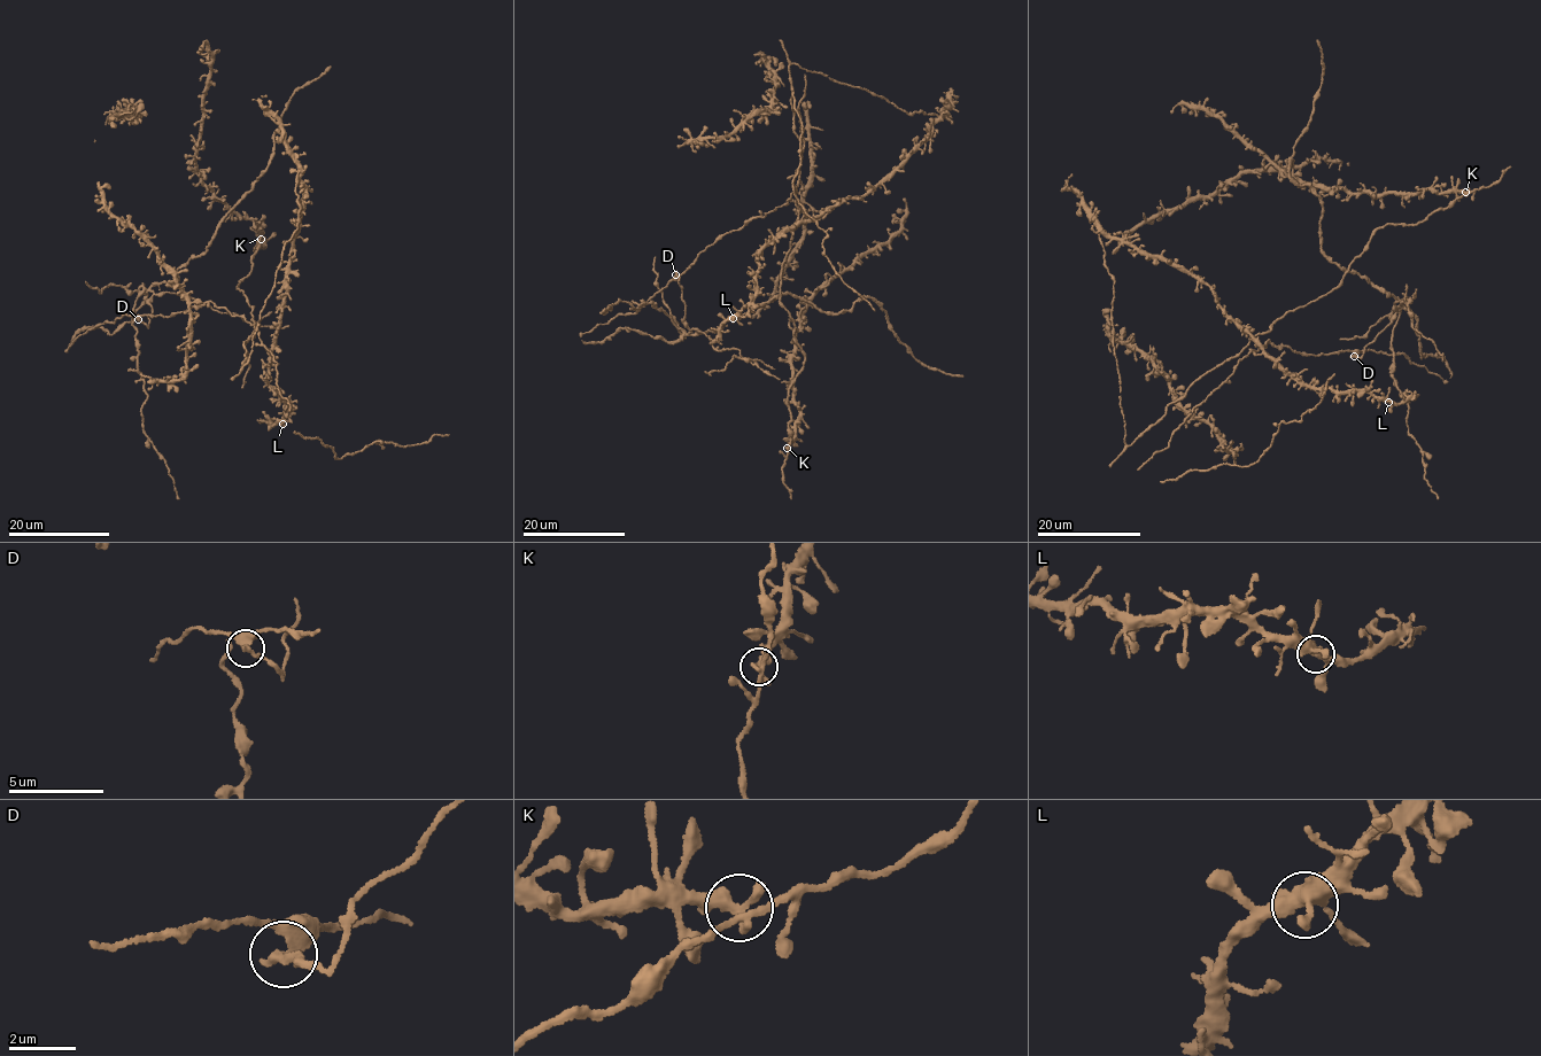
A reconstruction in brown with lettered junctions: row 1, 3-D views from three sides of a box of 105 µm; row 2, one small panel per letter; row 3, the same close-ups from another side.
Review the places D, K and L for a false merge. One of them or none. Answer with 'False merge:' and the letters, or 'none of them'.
False merge: D

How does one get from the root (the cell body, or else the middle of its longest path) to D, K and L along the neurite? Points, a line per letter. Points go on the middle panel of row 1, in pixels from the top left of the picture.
D: (796, 187), (787, 203), (764, 217), (749, 218), (741, 228), (721, 234), (682, 273), (675, 274)
K: (796, 187), (798, 212), (781, 271), (780, 300), (794, 320), (794, 335), (805, 362), (789, 389), (787, 448)
L: (796, 187), (792, 64), (908, 114), (936, 115), (890, 177), (761, 249), (754, 296), (733, 318)

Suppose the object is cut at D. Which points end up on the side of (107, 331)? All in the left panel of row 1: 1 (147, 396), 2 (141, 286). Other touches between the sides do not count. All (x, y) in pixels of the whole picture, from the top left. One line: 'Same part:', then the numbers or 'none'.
Same part: 1, 2

